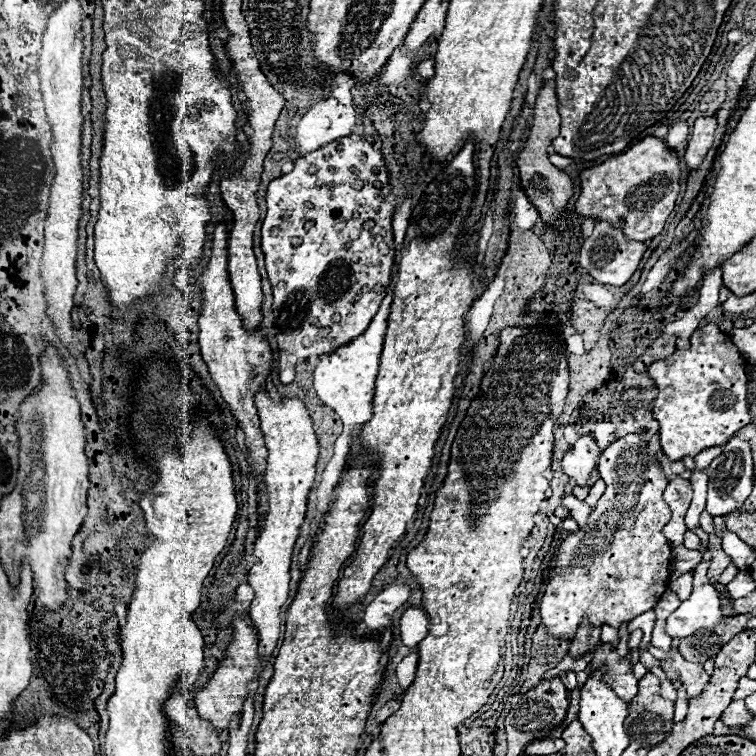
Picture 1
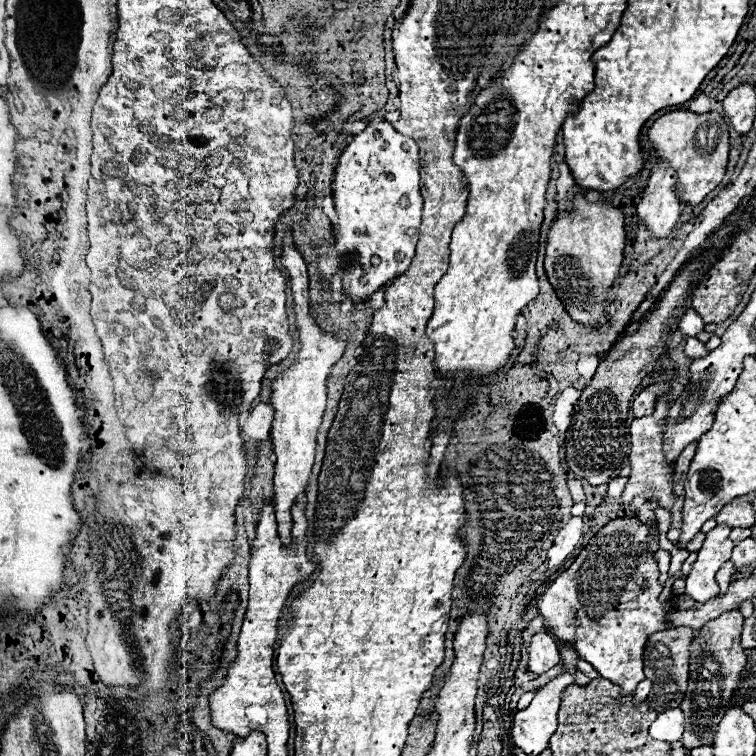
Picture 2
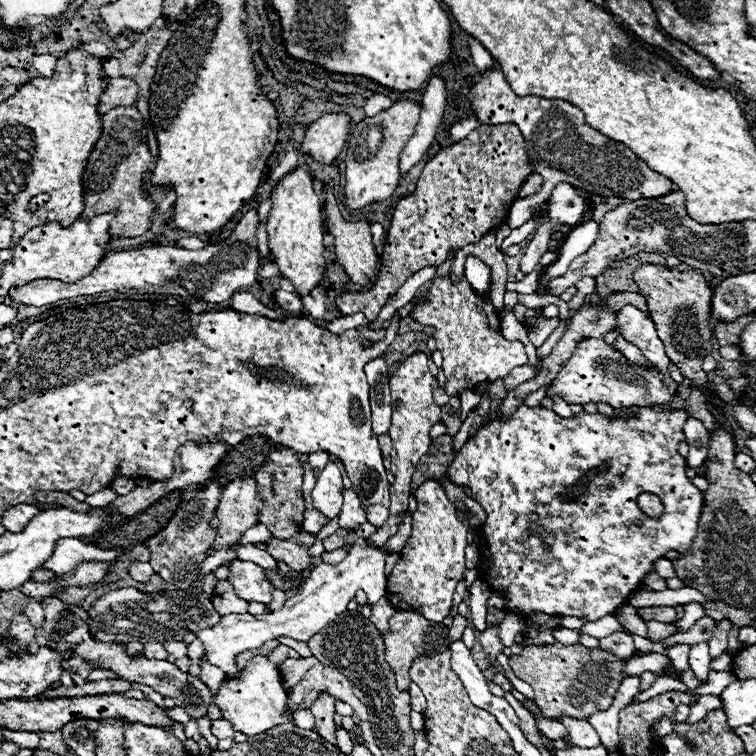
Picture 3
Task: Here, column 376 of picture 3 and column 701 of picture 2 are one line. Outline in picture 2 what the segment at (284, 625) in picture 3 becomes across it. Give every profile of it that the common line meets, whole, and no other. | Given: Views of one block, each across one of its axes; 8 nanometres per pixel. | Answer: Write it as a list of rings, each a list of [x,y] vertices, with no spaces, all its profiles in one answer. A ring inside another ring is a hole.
[[[726,524],[712,528],[706,534],[704,546],[698,550],[698,560],[694,562],[692,572],[686,578],[686,594],[698,602],[720,594],[720,588],[716,584],[716,572],[726,560],[730,560],[732,548],[736,546],[728,538],[730,530],[732,528]]]

